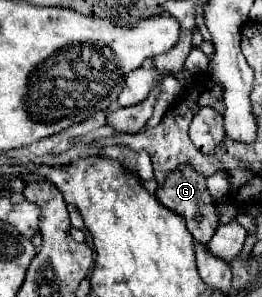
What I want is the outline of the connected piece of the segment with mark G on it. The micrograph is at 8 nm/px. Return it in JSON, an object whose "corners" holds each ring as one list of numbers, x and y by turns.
{"corners":[[186,164,186,166,178,166,178,170,172,170,166,180,162,184,158,184,156,188,156,198,170,210,174,210,176,214,180,214,186,220,186,226,190,230,190,234,194,236,196,242,204,244,210,240,210,236,214,236,216,228,218,228,218,206,216,200,210,196,208,186,206,186,206,176,198,174,194,170,194,166]]}

